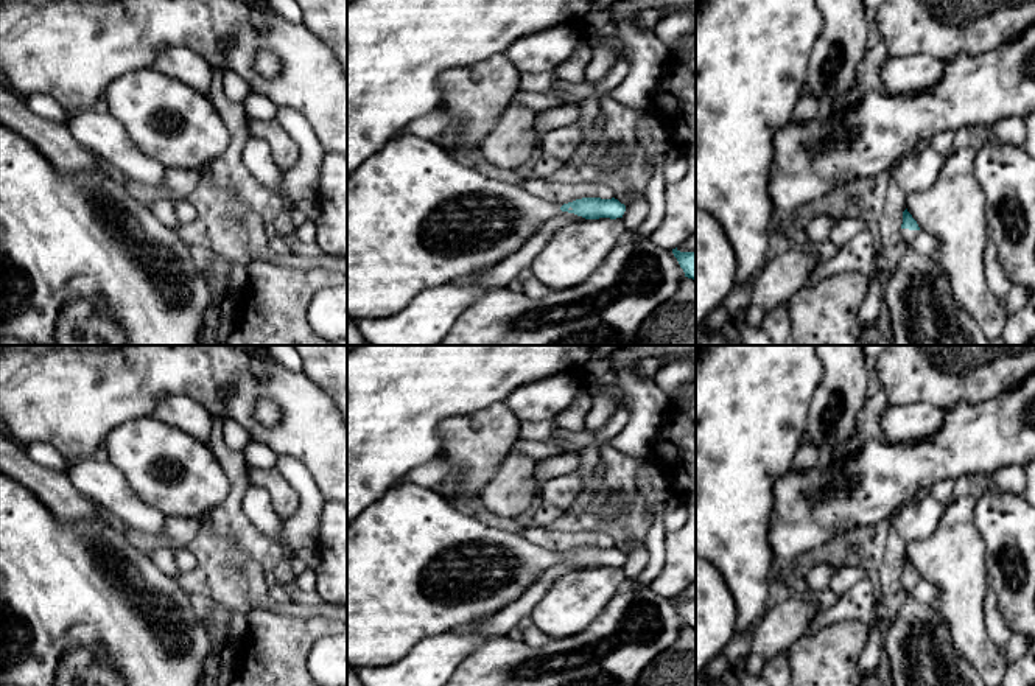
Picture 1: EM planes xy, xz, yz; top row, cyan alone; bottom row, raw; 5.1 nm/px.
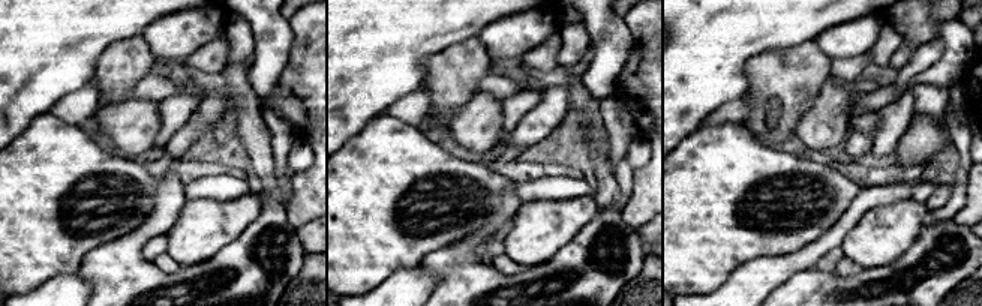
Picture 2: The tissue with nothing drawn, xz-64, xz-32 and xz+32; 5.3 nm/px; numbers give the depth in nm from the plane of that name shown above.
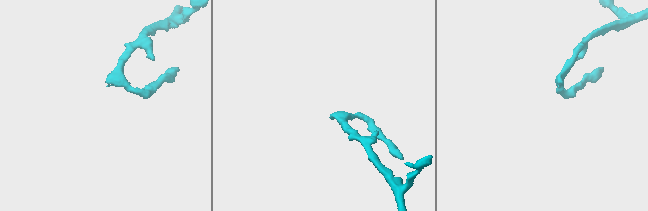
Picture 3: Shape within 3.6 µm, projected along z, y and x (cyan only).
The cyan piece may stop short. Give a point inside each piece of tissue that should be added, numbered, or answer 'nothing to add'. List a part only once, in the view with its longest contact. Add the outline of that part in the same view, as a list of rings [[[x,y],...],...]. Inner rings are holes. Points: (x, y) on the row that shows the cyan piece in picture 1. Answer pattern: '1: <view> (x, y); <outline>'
1: yz (923, 311); [[[901,230],[904,254],[890,261],[892,275],[884,286],[884,302],[890,313],[893,345],[1005,345],[988,339],[971,314],[956,300],[949,280],[932,255],[923,255],[912,247],[920,230]]]

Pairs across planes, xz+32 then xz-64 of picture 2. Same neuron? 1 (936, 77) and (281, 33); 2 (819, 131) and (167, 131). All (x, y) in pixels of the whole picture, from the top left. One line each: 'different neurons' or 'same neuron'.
1: same neuron
2: different neurons

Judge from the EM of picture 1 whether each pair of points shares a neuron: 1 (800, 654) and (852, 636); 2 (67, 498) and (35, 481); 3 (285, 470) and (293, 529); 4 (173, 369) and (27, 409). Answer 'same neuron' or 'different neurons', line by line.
1: same neuron
2: same neuron
3: same neuron
4: same neuron

